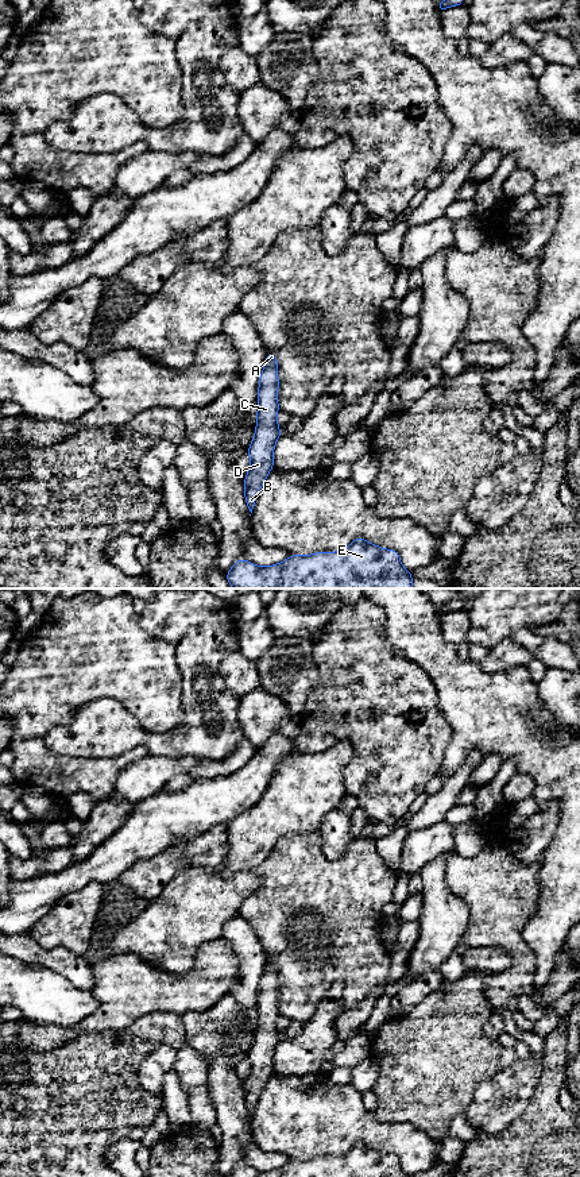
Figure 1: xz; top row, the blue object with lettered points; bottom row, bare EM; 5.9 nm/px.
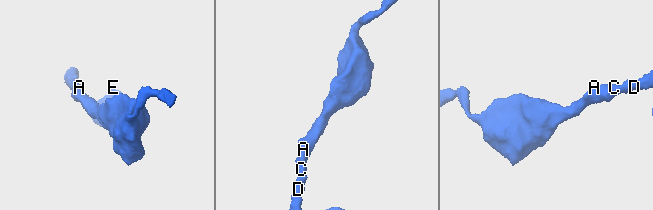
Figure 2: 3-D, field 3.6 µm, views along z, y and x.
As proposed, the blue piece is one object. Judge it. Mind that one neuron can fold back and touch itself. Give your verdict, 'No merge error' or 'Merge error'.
No merge error

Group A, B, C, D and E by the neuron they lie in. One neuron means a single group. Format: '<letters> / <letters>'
A B C D E

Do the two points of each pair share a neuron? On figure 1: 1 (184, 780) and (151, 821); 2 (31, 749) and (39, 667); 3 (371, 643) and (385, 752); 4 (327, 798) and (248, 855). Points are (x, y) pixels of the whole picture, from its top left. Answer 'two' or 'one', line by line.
1: two
2: one
3: one
4: one

